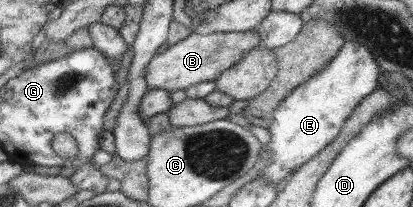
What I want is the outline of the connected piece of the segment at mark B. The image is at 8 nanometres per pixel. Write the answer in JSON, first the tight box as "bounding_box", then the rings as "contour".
{"bounding_box":[136,30,260,122],"contour":[[[255,30],[245,32],[191,32],[179,42],[168,46],[163,52],[155,53],[144,68],[146,94],[136,104],[136,114],[145,122],[148,118],[167,112],[173,105],[169,94],[185,90],[200,83],[213,82],[224,70],[233,66],[248,50],[260,45]]]}

